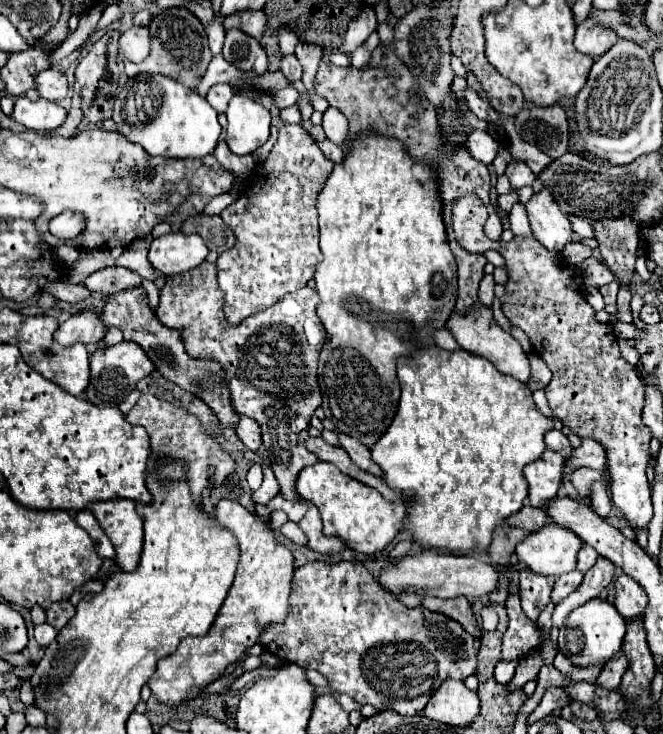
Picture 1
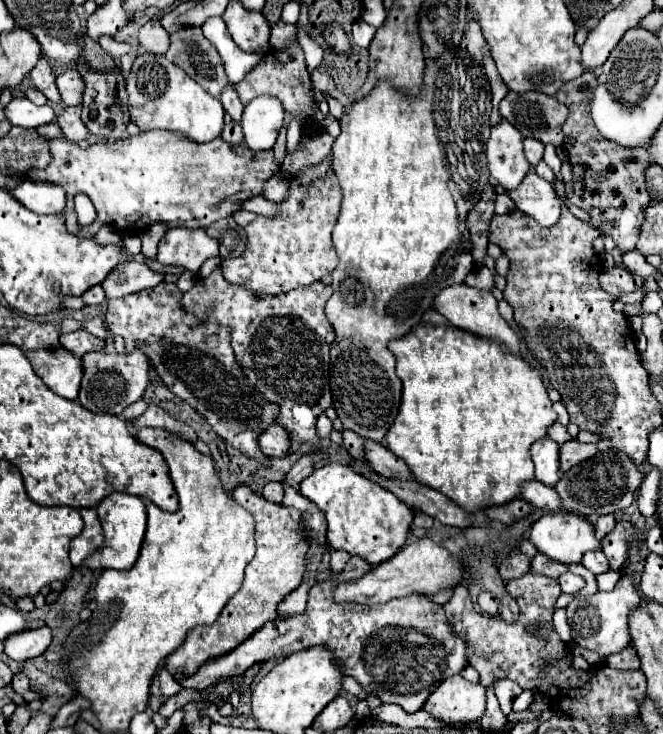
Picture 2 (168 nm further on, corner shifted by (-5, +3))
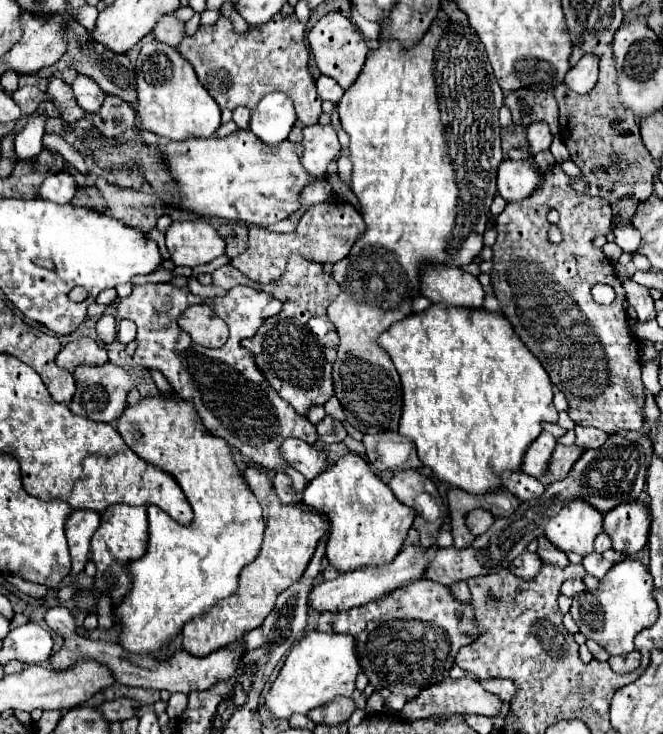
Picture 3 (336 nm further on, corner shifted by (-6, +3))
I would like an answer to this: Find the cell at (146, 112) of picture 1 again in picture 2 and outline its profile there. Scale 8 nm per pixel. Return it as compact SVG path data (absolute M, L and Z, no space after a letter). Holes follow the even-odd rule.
M152 53L138 55L128 75L126 91L130 121L138 125L140 131L148 129L176 131L186 135L194 143L210 143L222 133L224 109L220 101L208 95L192 77L178 69L178 65L166 61L164 55Z

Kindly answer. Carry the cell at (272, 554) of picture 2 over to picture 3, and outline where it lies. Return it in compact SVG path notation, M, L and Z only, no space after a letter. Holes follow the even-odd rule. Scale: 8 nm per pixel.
M249 467L245 471L245 481L249 483L251 491L259 499L265 521L267 521L263 547L261 547L261 553L257 555L257 559L253 563L249 563L247 567L243 567L243 571L239 573L239 587L231 597L221 599L211 611L207 611L183 625L183 647L185 647L185 651L189 651L191 655L197 655L197 657L205 657L215 649L227 647L227 645L235 643L245 631L259 627L263 623L263 619L271 613L271 609L275 607L277 595L281 591L285 591L289 585L293 585L303 575L305 567L309 565L309 561L317 549L317 543L329 531L329 521L325 517L321 517L319 513L283 505L273 489L273 481L263 471Z

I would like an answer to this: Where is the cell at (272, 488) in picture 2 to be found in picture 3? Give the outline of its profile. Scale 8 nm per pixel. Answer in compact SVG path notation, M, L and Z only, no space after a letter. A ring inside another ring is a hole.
M277 473L275 479L273 479L273 483L275 483L275 491L277 491L279 499L283 503L293 505L295 503L295 493L293 493L293 481L291 481L291 477L287 477L287 473Z

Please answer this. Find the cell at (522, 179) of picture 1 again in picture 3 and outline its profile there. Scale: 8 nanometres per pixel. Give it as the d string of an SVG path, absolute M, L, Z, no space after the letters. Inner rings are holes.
M535 121L533 125L529 125L527 137L529 137L529 143L531 143L531 151L533 153L547 151L549 145L551 145L551 139L553 139L553 135L549 131L549 125L545 121Z

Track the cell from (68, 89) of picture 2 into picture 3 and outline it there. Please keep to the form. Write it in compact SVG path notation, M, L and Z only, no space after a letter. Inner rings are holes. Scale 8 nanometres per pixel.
M77 75L75 83L73 83L73 93L75 93L77 103L87 113L95 113L95 109L101 109L101 105L103 105L105 93L101 91L101 87L93 79L89 79L85 75Z

